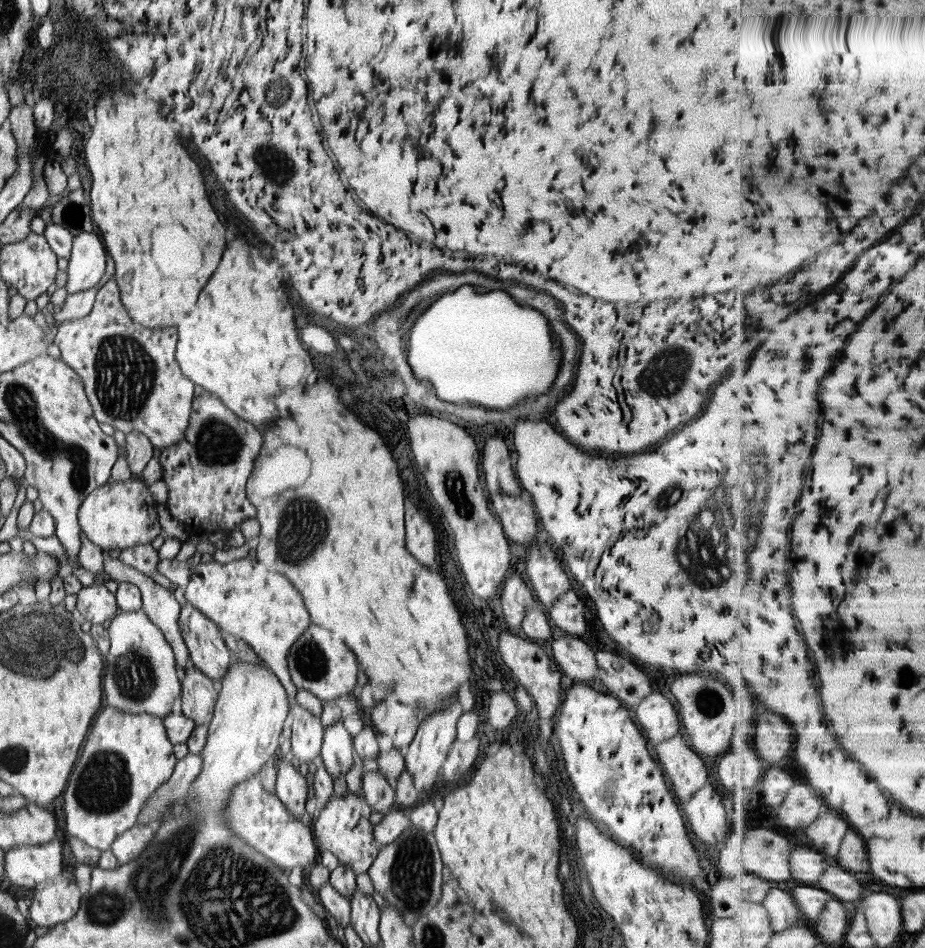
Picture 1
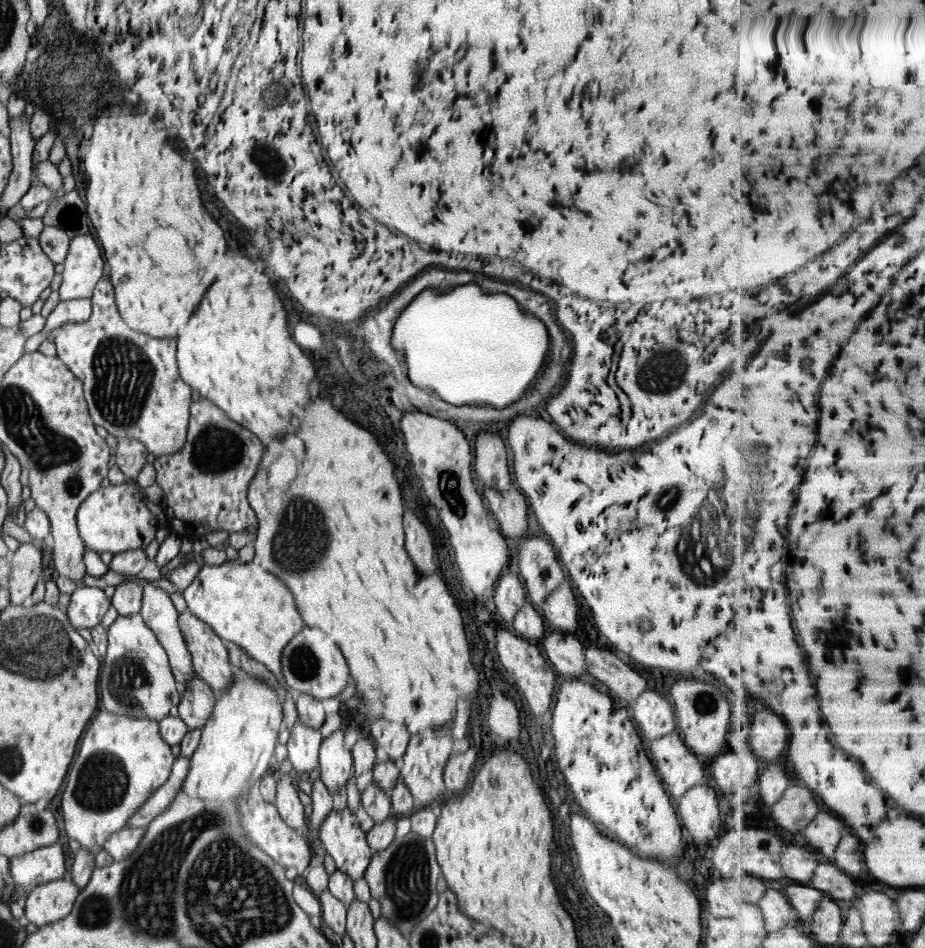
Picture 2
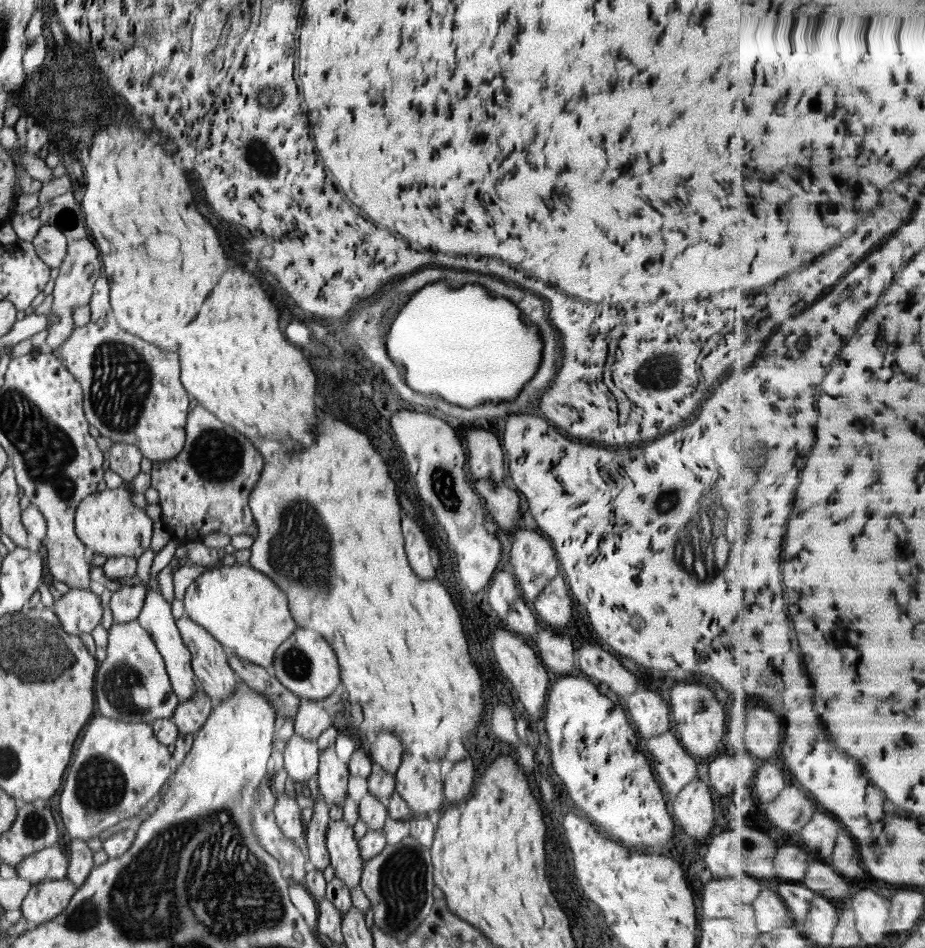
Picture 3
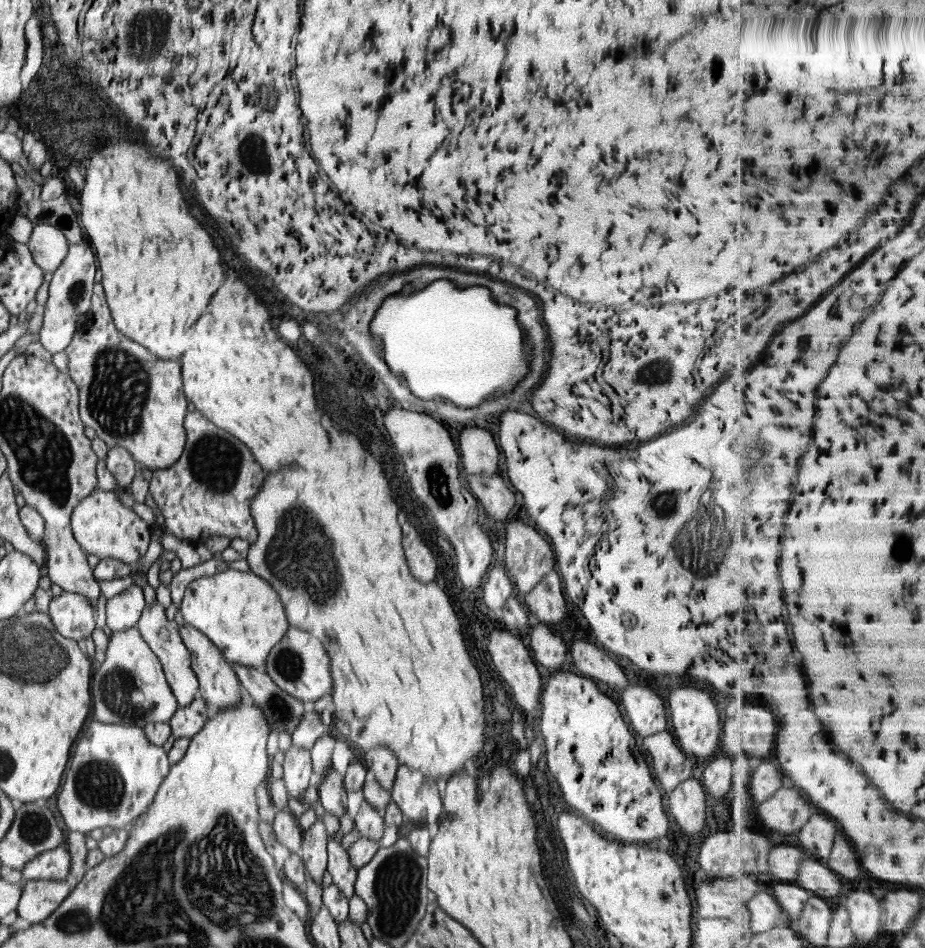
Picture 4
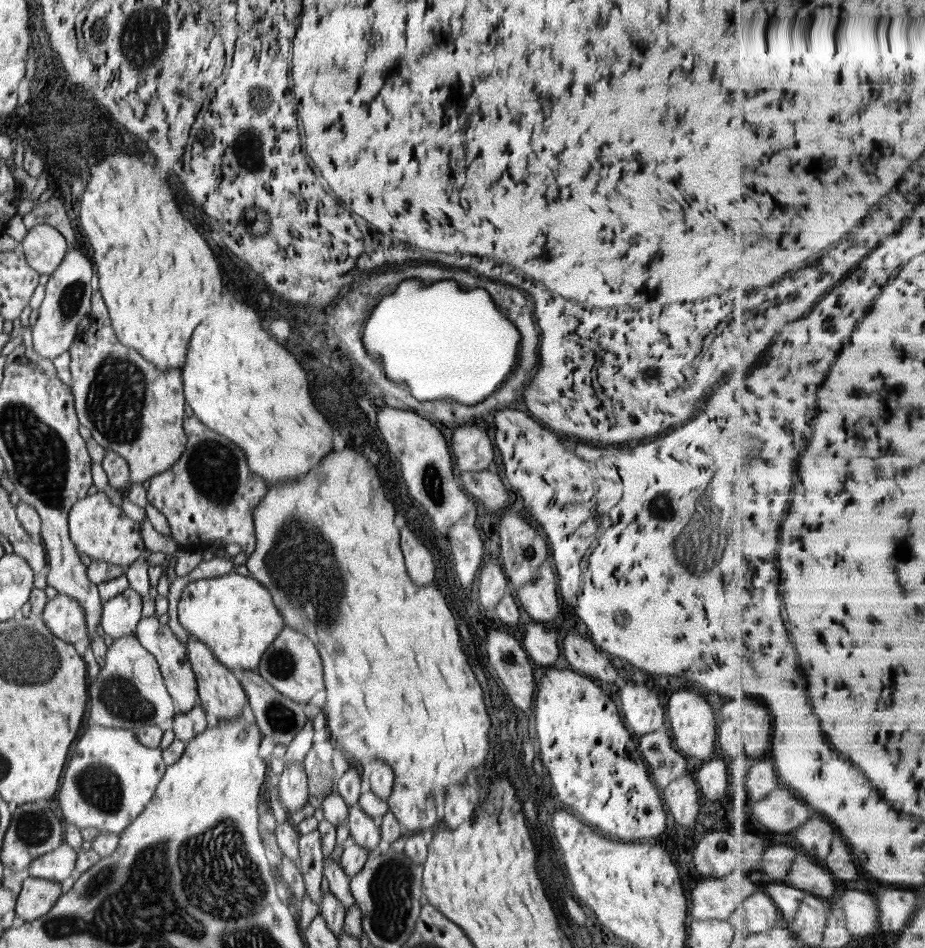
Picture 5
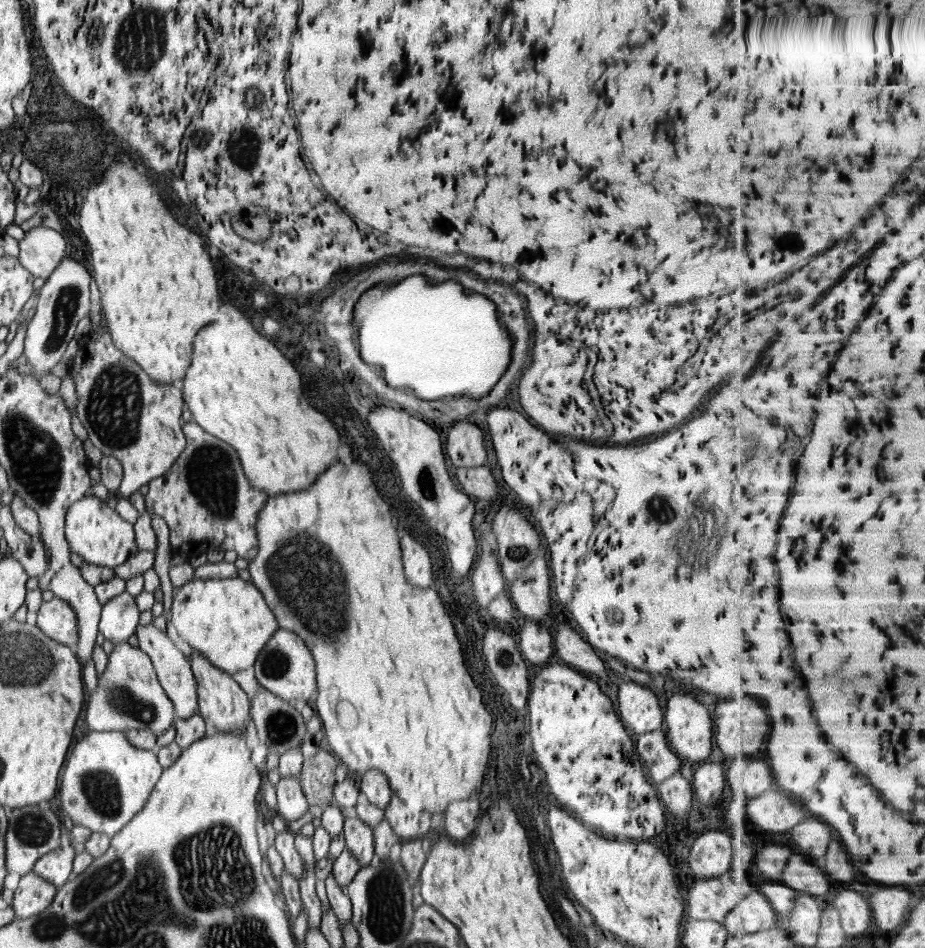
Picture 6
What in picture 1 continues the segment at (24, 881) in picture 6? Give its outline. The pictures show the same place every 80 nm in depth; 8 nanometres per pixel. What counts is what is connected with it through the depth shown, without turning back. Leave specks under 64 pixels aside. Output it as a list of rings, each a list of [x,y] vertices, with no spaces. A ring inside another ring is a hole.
[[[57,879],[35,888],[28,918],[38,926],[54,926],[70,920],[80,908],[80,889],[76,882]]]

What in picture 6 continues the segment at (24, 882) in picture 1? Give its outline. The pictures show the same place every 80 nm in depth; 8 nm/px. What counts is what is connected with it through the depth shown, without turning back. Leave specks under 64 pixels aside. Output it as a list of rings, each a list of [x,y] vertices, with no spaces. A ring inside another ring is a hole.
[[[68,843],[63,844],[56,850],[42,855],[33,866],[33,873],[44,878],[56,888],[60,888],[71,880],[73,862],[76,854],[74,848]]]

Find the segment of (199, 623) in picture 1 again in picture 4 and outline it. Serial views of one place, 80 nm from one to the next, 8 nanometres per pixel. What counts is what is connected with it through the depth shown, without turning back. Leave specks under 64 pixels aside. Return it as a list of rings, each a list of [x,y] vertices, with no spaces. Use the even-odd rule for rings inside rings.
[[[182,622],[178,631],[185,647],[190,651],[191,667],[199,680],[198,693],[204,697],[208,709],[208,718],[212,720],[222,710],[228,710],[228,708],[236,706],[238,701],[241,701],[239,680],[229,662],[225,660],[221,650],[204,633],[186,622]]]

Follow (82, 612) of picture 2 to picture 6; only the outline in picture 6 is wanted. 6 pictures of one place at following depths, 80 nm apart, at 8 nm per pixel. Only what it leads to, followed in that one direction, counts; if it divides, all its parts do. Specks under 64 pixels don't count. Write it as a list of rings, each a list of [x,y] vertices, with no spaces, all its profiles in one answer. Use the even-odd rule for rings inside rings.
[[[53,597],[50,601],[43,601],[41,607],[38,609],[37,614],[37,627],[47,637],[50,637],[53,641],[70,647],[70,651],[77,654],[78,652],[78,625],[77,614],[65,600],[61,598]]]

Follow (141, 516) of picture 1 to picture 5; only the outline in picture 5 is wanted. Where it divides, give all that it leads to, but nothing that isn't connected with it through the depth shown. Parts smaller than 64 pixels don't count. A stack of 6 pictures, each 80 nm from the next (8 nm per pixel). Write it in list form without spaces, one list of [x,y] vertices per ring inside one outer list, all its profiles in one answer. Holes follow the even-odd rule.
[[[91,491],[70,509],[68,531],[79,553],[90,556],[92,561],[102,561],[120,566],[130,566],[140,554],[146,552],[141,535],[141,524],[130,519],[114,505],[104,491]]]

